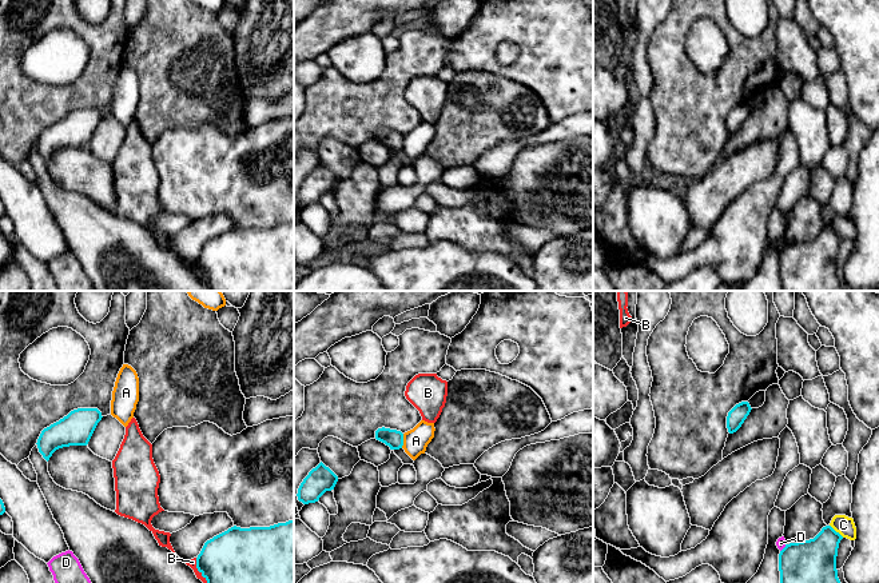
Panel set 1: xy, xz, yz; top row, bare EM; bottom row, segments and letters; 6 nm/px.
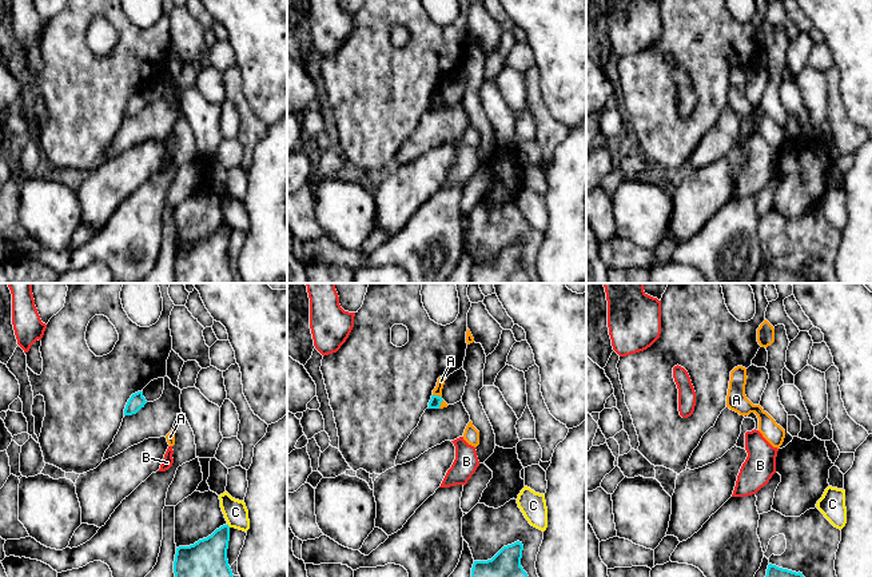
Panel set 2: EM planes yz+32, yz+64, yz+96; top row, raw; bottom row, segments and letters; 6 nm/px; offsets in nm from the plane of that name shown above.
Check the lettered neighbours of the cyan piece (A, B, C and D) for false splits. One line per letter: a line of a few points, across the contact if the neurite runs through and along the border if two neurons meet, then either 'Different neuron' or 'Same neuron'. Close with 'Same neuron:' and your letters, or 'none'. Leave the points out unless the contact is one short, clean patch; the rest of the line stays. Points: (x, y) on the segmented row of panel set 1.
A: Different neuron
B: Line: xy (195, 558), (195, 566), (207, 582). Different neuron
C: Different neuron
D: Different neuron
Same neuron: none

